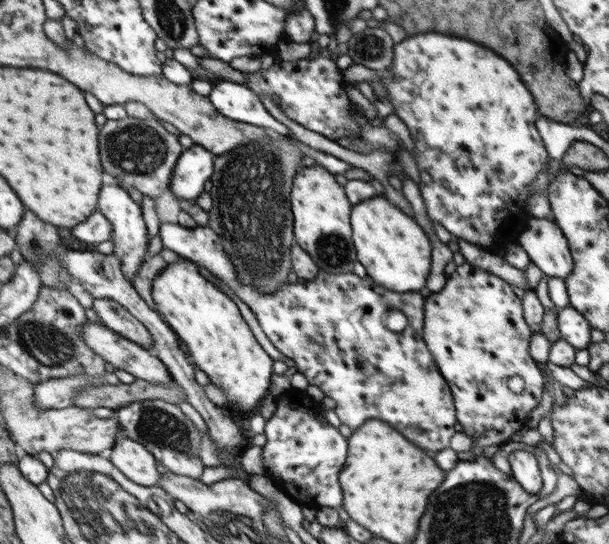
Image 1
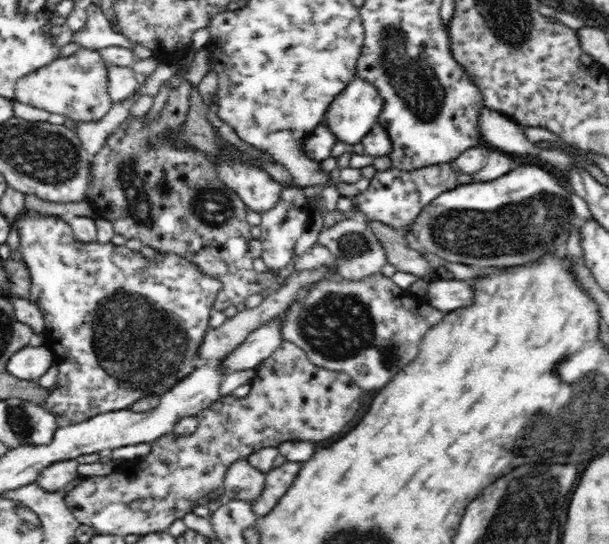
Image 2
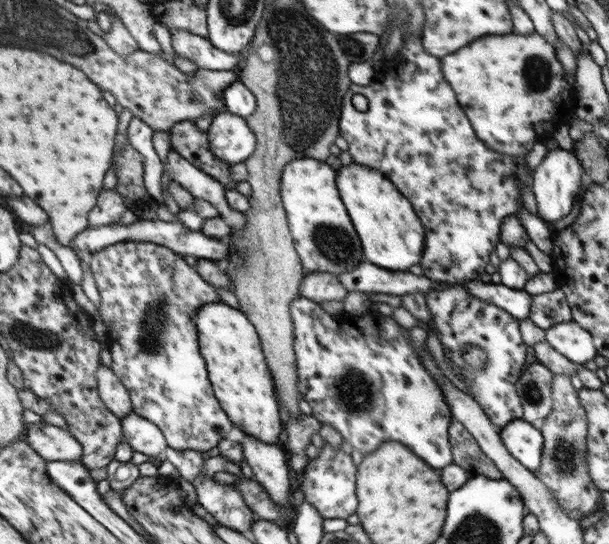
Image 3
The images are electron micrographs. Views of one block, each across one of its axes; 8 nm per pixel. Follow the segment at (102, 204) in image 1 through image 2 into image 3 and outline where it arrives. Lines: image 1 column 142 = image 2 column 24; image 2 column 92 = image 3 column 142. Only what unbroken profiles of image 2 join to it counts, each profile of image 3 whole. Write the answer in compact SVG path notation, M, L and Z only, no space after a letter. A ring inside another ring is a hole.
M124 241L110 246L106 249L94 251L90 254L89 264L91 266L93 278L96 287L99 290L100 300L100 314L101 318L106 324L107 340L109 344L109 351L112 356L112 365L110 368L114 374L120 379L120 382L128 389L129 397L133 406L134 413L139 414L146 420L153 422L164 433L167 440L167 446L174 450L198 450L206 452L214 446L218 446L219 442L226 438L228 432L233 427L232 421L228 415L222 410L219 400L215 397L208 373L204 357L200 354L196 319L198 311L201 306L209 302L221 302L218 290L214 286L210 286L208 282L204 282L201 274L194 267L190 267L183 259L184 256L176 254L173 250L166 248L158 243L142 242L142 241Z

